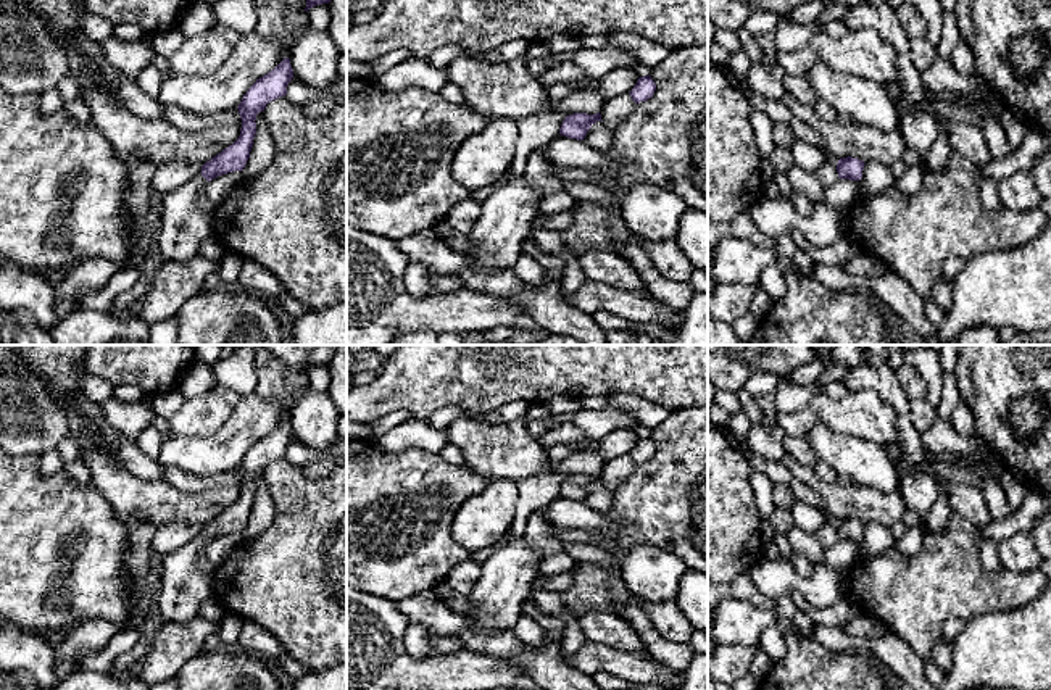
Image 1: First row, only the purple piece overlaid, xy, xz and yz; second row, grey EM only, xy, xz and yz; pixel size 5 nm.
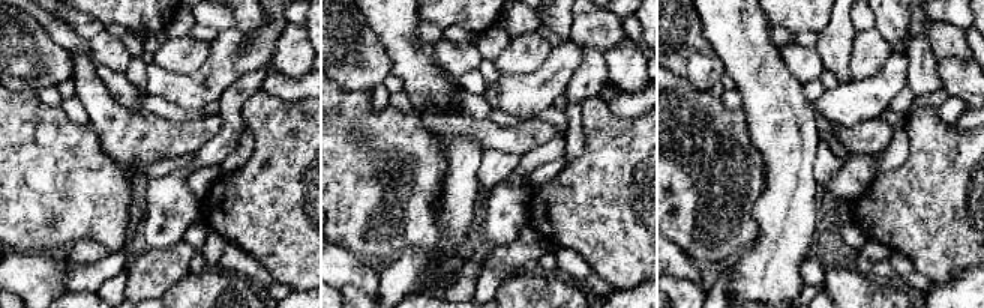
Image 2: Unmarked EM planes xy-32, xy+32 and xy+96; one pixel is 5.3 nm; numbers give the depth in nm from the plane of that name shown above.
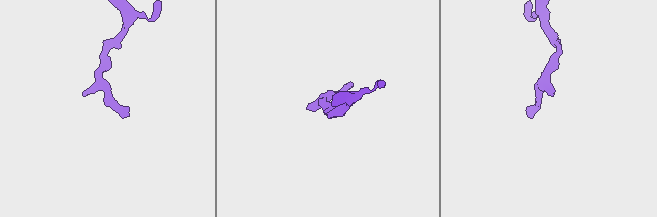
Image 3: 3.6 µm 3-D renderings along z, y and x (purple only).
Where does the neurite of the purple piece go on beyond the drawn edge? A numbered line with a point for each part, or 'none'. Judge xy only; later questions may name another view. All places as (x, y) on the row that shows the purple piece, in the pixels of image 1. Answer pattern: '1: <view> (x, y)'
1: xy (186, 220)

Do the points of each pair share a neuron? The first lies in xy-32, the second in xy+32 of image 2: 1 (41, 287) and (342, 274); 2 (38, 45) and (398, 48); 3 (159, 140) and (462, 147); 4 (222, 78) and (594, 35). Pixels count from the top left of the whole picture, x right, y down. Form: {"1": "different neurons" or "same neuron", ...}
{"1": "same neuron", "2": "different neurons", "3": "different neurons", "4": "different neurons"}

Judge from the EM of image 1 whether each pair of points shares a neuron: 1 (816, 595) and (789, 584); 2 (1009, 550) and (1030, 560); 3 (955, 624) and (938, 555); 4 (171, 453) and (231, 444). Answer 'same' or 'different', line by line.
1: same
2: same
3: different
4: same

